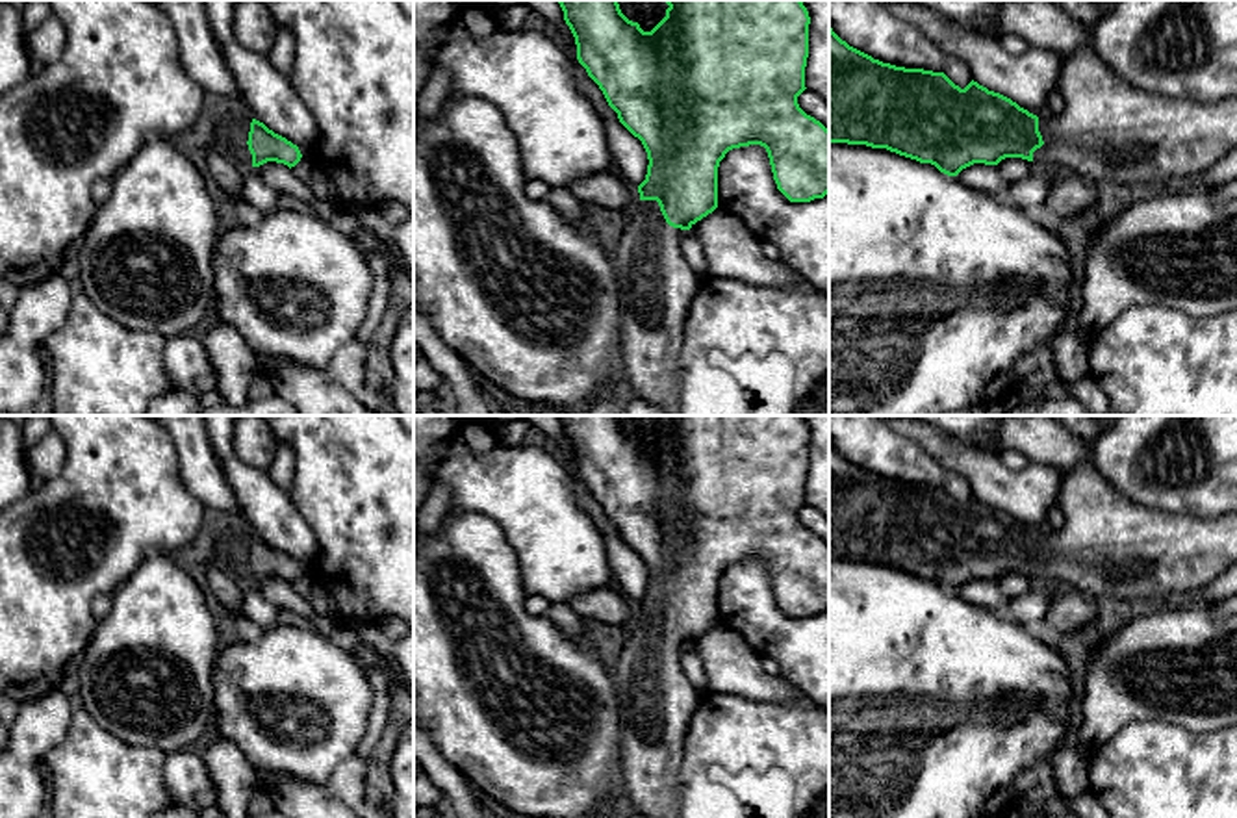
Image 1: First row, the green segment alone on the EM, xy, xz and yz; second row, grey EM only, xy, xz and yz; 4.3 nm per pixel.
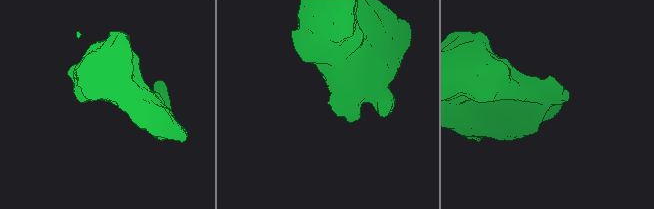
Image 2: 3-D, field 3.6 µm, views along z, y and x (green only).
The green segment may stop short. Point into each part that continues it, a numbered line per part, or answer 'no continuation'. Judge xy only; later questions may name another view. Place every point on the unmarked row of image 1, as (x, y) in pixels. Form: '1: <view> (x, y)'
1: xy (230, 551)

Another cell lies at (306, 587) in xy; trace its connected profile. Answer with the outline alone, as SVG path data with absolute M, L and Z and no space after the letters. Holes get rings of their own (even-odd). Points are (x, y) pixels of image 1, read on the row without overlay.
M300 573L300 577L291 582L291 586L313 607L317 614L338 620L338 608L334 599L310 573Z

